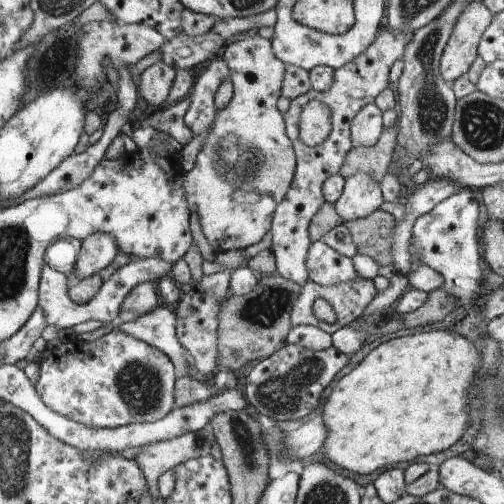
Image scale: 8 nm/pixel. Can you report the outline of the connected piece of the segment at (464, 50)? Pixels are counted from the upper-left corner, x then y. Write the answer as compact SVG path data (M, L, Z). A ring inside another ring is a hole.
M472 3L459 17L439 66L442 78L448 84L452 85L468 73L478 55L483 35L493 20L494 16L481 3Z

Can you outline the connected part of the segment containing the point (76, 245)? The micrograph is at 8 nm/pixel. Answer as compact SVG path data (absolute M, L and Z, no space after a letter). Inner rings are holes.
M60 238L46 250L43 260L47 266L68 276L75 270L80 250L81 242L77 239Z

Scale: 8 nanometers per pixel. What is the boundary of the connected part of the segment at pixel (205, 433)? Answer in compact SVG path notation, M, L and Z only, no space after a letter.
M206 426L196 433L187 433L171 440L143 446L134 460L144 471L152 502L160 496L160 475L190 458L210 455L211 445L212 430Z

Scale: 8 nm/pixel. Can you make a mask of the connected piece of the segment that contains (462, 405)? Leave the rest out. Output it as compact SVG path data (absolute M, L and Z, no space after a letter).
M449 330L416 332L388 340L374 350L344 378L326 398L320 416L327 431L324 454L336 466L356 474L372 474L392 464L412 462L418 456L442 452L456 444L468 426L468 386L478 368L478 350L466 338Z

